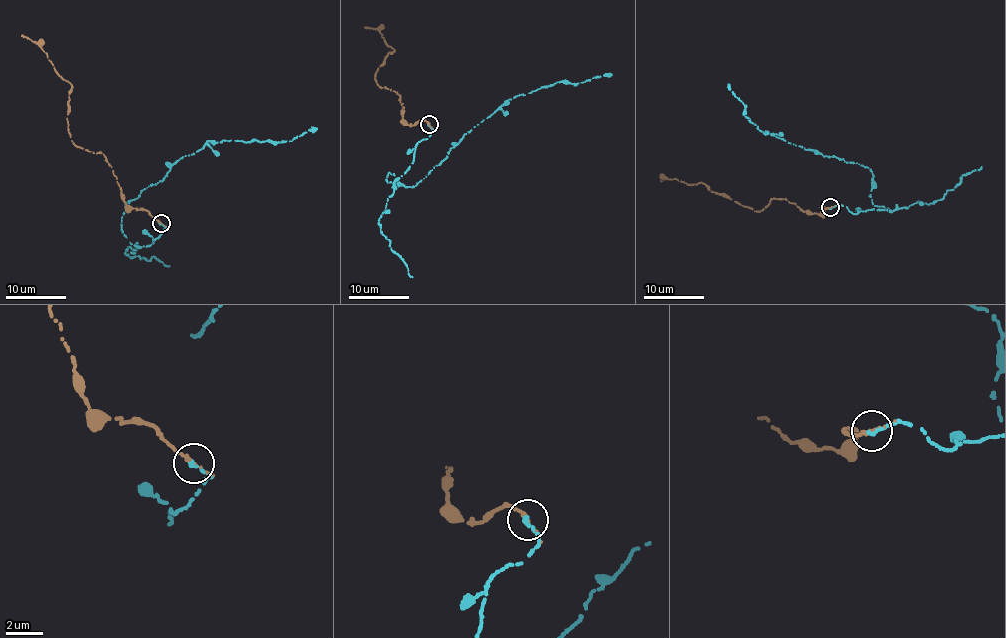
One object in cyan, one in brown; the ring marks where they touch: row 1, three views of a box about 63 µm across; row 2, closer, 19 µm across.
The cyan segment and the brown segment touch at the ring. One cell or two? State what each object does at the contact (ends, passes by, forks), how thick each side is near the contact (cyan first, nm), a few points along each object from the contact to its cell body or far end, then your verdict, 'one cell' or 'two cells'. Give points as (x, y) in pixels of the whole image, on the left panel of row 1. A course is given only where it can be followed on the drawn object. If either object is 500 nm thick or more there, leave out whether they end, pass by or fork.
cyan ends; brown ends; calibres 280 and 220 nm; course cyan (160, 223), (153, 243), (135, 246), (121, 222), (182, 156), (317, 128); course brown (160, 223), (127, 206), (103, 154), (75, 145), (67, 127), (71, 85), (41, 48), (21, 35); two cells

